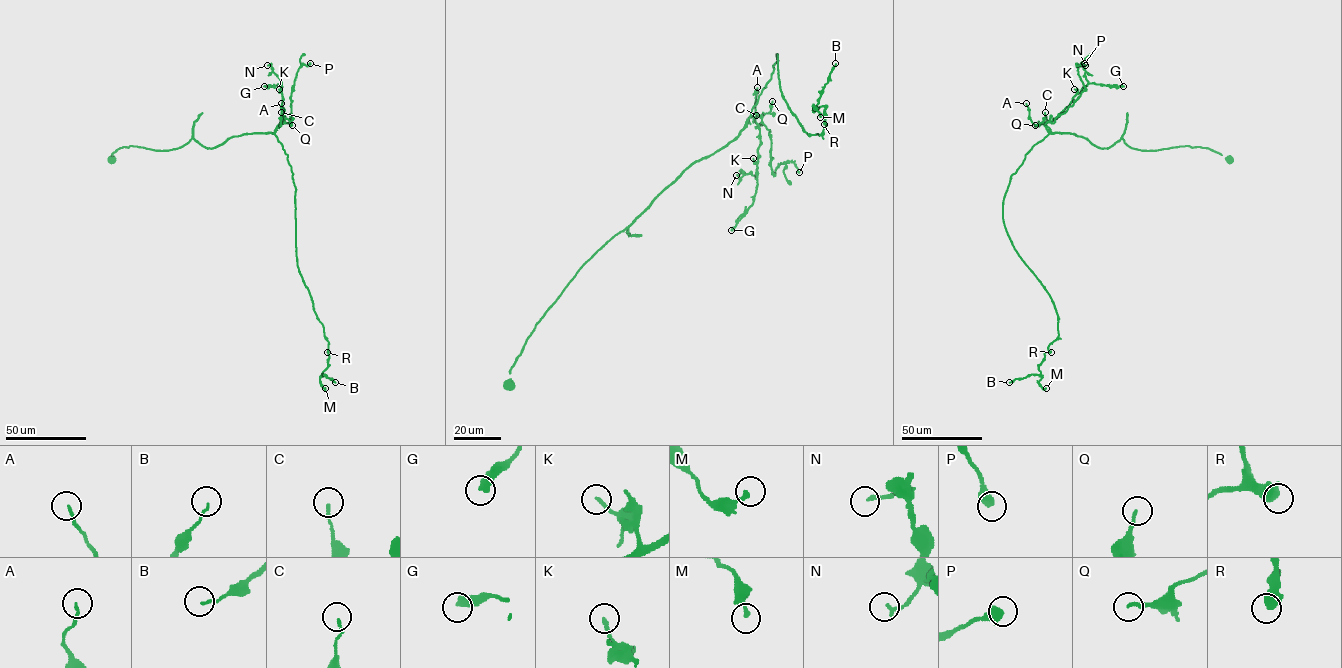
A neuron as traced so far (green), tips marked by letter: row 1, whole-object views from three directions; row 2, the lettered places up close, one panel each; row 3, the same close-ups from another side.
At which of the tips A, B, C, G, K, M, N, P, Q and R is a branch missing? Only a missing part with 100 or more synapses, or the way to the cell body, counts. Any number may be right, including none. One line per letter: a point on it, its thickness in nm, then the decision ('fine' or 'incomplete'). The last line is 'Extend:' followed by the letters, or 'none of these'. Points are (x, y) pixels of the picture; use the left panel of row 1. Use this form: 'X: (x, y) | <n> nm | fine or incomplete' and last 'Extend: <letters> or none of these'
A: (281, 103) | 120 nm | fine
B: (335, 382) | 100 nm | fine
C: (281, 112) | 130 nm | fine
G: (264, 86) | 380 nm | fine
K: (279, 89) | 190 nm | fine
M: (325, 388) | 200 nm | fine
N: (267, 65) | 170 nm | fine
P: (310, 63) | 500 nm | fine
Q: (292, 125) | 170 nm | fine
R: (327, 352) | 600 nm | fine
Extend: none of these

